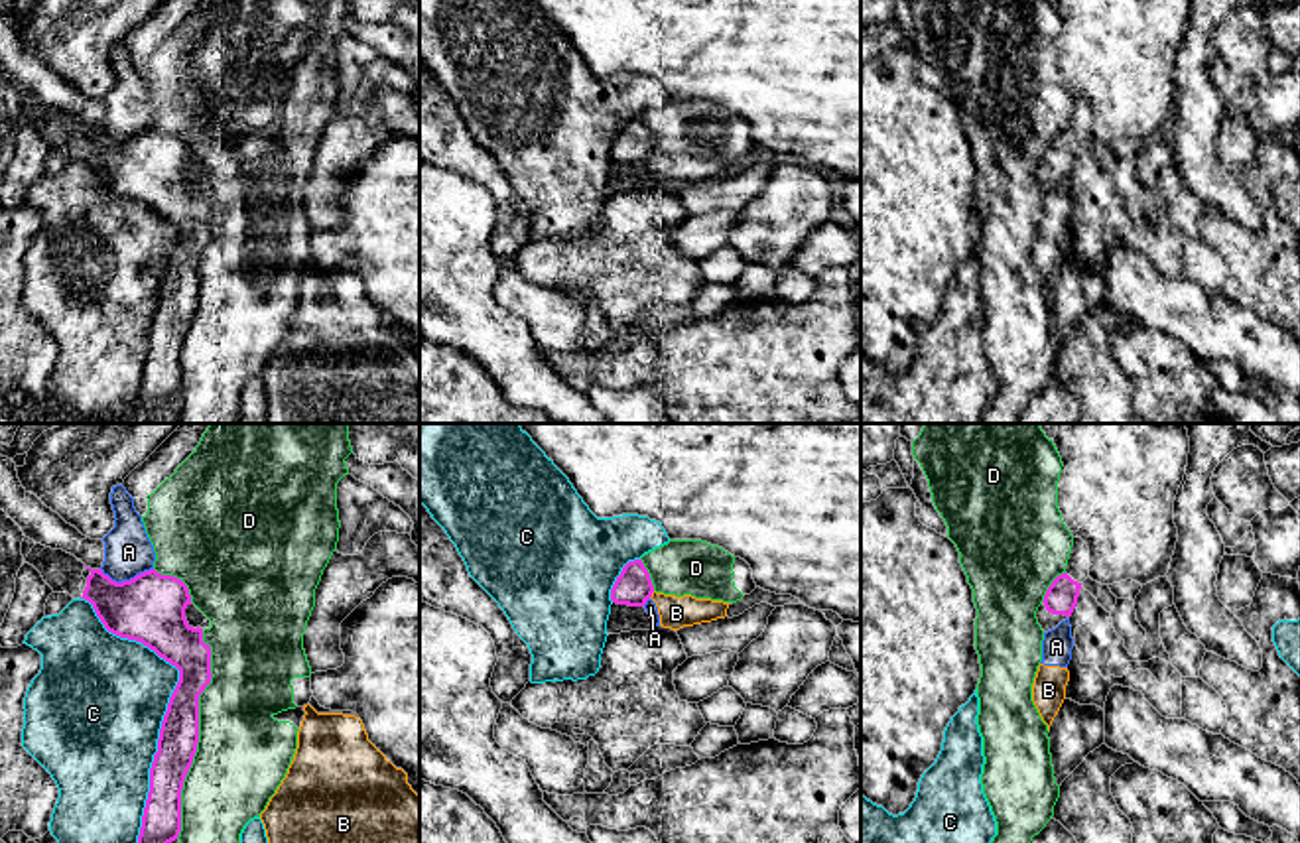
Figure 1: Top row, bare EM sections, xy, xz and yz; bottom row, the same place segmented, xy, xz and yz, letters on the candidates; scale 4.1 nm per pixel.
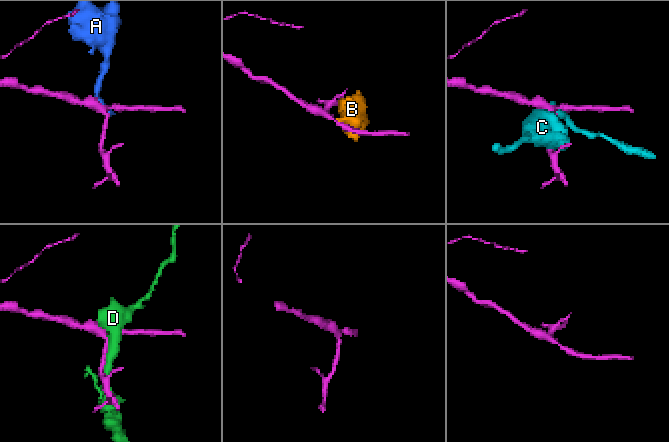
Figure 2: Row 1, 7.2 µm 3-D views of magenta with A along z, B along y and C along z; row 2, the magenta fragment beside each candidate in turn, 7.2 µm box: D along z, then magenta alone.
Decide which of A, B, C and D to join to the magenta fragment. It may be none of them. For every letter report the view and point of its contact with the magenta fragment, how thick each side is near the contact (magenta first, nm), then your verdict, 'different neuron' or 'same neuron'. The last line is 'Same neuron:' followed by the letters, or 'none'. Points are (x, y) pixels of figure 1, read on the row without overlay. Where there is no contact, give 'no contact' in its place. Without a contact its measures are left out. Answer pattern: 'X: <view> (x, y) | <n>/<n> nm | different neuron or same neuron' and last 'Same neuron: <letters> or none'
A: xy (127, 140) | 280/200 nm | different neuron
B: xz (650, 154) | 150/130 nm | different neuron
C: xy (168, 266) | 160/480 nm | different neuron
D: xy (197, 294) | 160/380 nm | different neuron
Same neuron: none

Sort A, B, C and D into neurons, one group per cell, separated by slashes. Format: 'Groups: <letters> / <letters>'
Groups: A B / C / D

